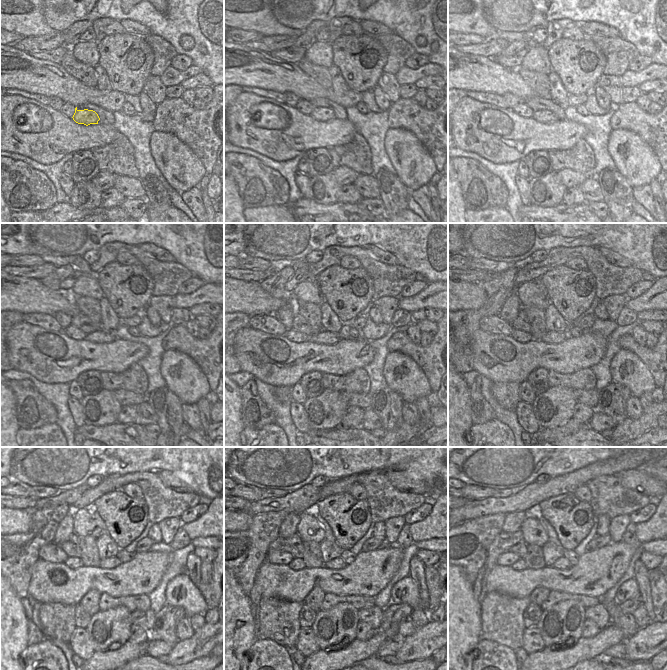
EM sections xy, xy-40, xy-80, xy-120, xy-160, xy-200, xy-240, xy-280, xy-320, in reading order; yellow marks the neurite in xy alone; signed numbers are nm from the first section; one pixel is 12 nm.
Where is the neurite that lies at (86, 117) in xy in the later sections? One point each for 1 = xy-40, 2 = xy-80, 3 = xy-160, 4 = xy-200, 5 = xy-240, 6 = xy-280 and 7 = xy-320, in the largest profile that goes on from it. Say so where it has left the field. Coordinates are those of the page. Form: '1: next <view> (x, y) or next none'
1: next xy-40 (318, 115)
2: next xy-80 (545, 116)
3: next xy-160 (323, 337)
4: next xy-200 (552, 337)
5: next xy-240 (113, 562)
6: next xy-280 (338, 563)
7: next xy-320 (562, 563)

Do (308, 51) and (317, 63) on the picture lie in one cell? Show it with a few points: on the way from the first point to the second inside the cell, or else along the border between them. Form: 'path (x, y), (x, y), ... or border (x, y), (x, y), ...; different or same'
path (310, 54), (316, 60); same

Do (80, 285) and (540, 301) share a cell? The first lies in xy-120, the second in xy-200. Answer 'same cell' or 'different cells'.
same cell

